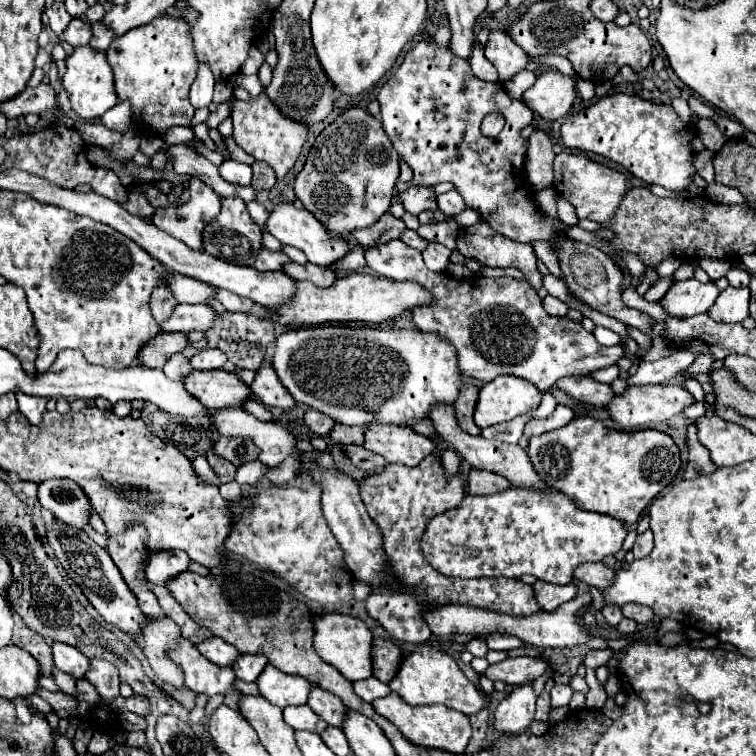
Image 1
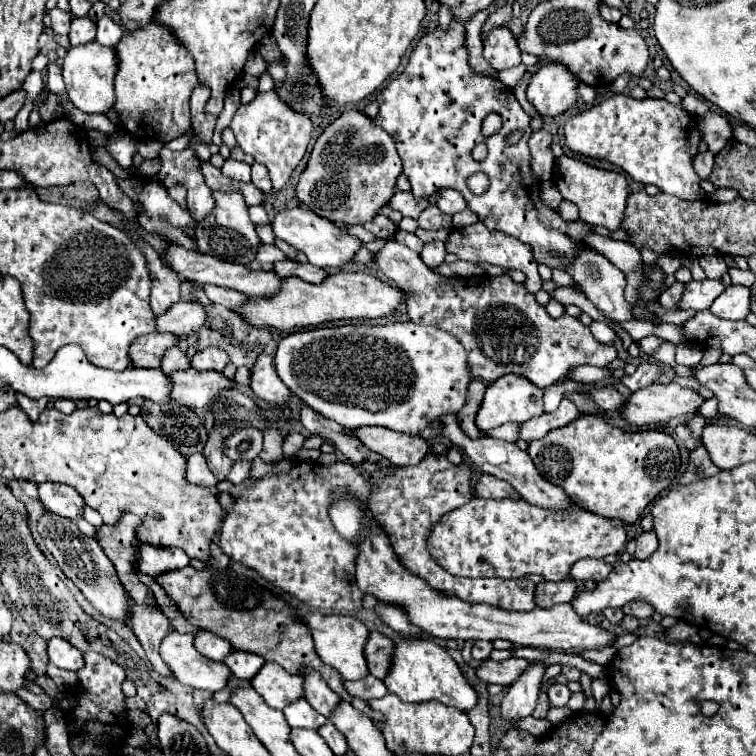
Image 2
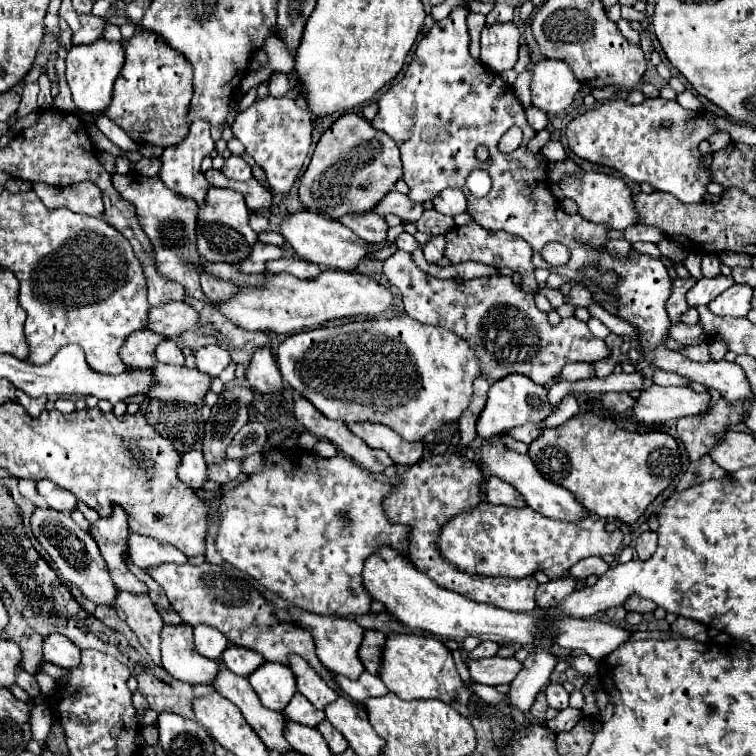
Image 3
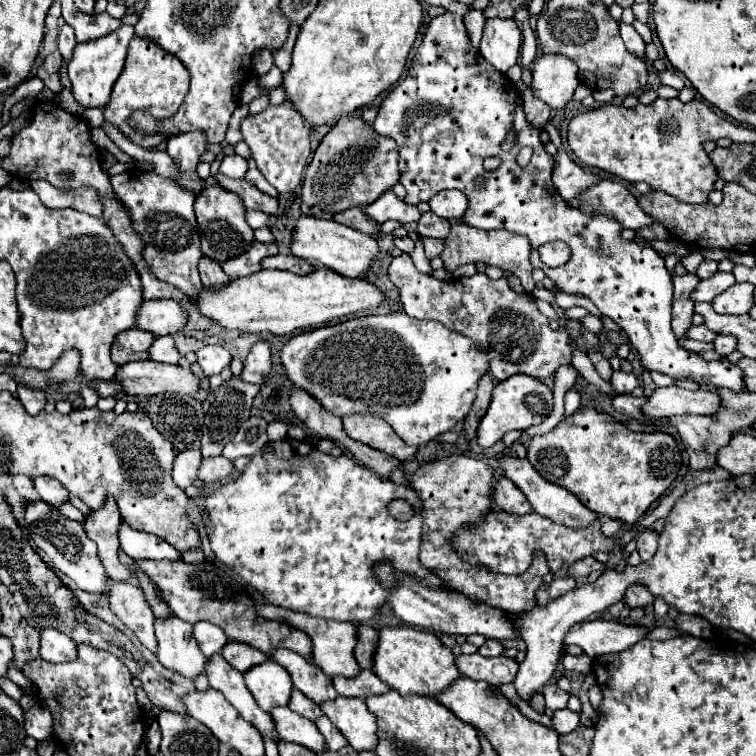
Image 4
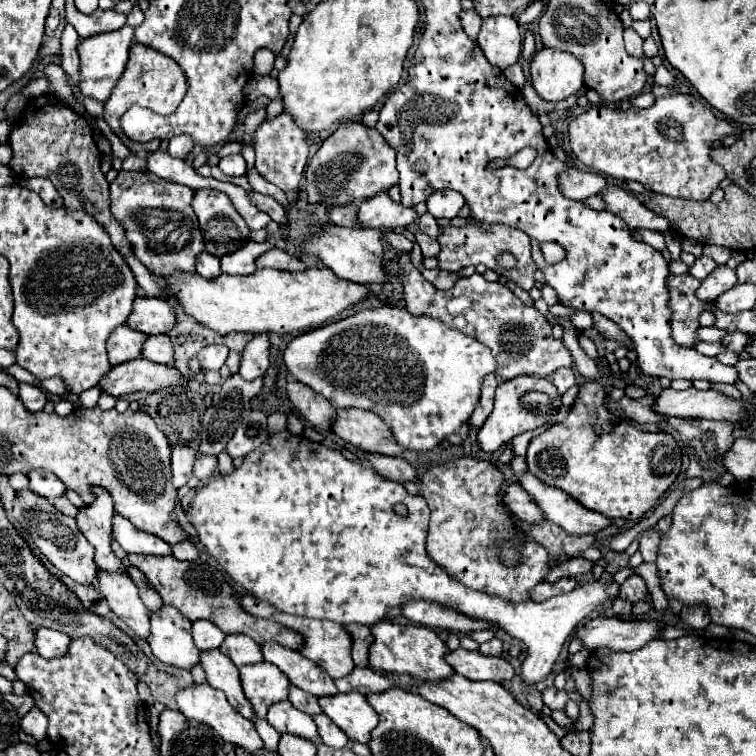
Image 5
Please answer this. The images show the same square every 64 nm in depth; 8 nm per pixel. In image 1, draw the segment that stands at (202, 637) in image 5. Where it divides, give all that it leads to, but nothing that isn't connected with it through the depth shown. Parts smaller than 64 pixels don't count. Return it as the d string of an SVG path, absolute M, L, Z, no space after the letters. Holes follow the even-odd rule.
M216 636L200 642L196 648L200 650L200 654L204 658L208 658L210 662L214 662L216 666L222 666L222 668L232 668L236 664L236 660L240 658L240 652L232 644L220 640Z

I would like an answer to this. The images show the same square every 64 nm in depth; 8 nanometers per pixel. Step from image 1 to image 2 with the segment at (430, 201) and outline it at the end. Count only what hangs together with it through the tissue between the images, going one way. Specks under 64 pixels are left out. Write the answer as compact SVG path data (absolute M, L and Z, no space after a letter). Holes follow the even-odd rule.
M396 190L394 196L392 196L392 200L388 202L388 206L390 206L392 210L402 212L402 216L418 218L420 212L430 206L430 200L428 200L428 198L416 200L416 198L412 196L412 192L400 192L400 190Z

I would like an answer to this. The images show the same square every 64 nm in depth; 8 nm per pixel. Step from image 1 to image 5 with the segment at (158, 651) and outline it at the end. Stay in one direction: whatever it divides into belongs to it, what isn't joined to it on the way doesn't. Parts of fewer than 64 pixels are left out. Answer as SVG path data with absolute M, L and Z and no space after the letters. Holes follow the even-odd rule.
M100 570L98 574L98 590L108 600L110 610L122 618L138 638L148 638L150 628L150 610L144 608L140 594L136 592L136 584L132 584L128 574L110 574Z

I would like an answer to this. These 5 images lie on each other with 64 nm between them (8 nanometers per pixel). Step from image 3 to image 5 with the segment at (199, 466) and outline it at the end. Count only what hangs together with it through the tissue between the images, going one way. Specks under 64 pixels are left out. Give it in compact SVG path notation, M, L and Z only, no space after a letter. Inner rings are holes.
M174 448L172 450L172 482L176 488L182 488L192 478L192 468L198 452L192 448Z

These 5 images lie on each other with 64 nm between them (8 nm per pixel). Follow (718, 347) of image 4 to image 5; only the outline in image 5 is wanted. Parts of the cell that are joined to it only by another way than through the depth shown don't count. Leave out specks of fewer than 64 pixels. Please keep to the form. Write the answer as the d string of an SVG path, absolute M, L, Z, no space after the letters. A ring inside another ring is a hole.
M732 332L722 338L722 346L730 352L742 352L742 348L748 344L748 336L742 332Z

